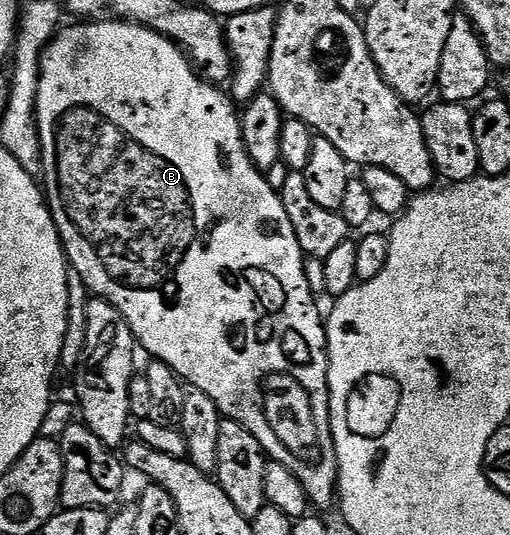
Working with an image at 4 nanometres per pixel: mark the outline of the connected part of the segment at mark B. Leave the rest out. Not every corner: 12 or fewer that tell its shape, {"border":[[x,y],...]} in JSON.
{"border":[[120,20],[41,56],[72,273],[334,505],[329,347],[238,107]]}

